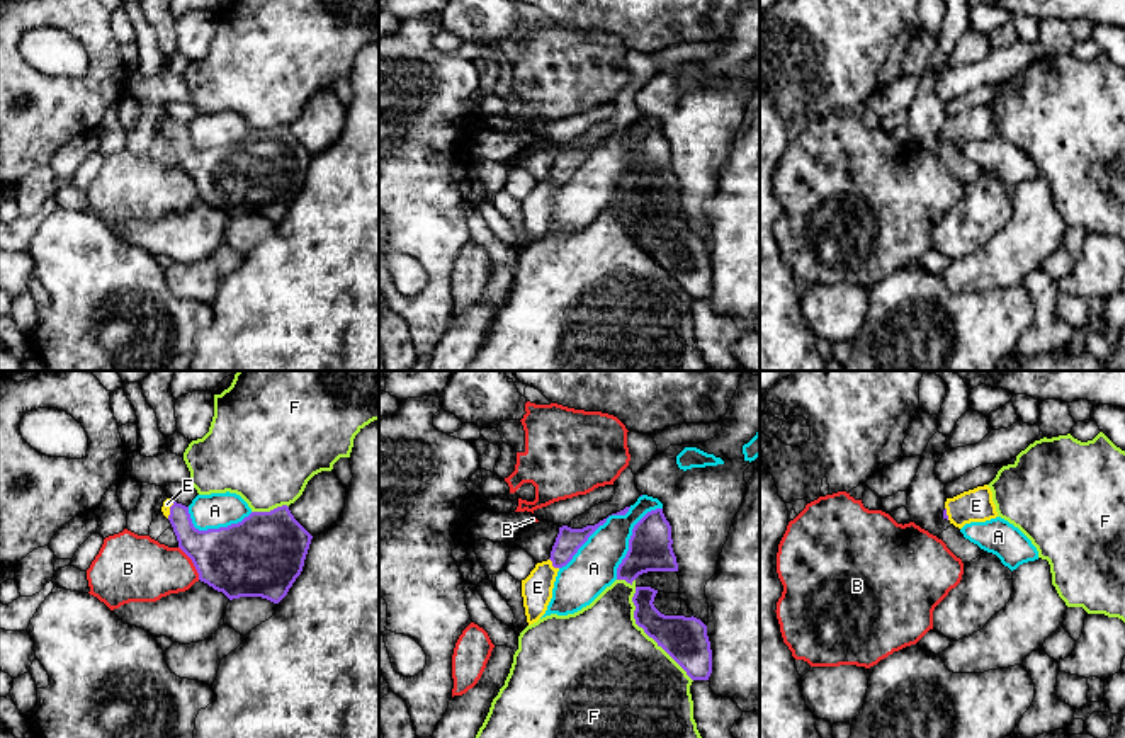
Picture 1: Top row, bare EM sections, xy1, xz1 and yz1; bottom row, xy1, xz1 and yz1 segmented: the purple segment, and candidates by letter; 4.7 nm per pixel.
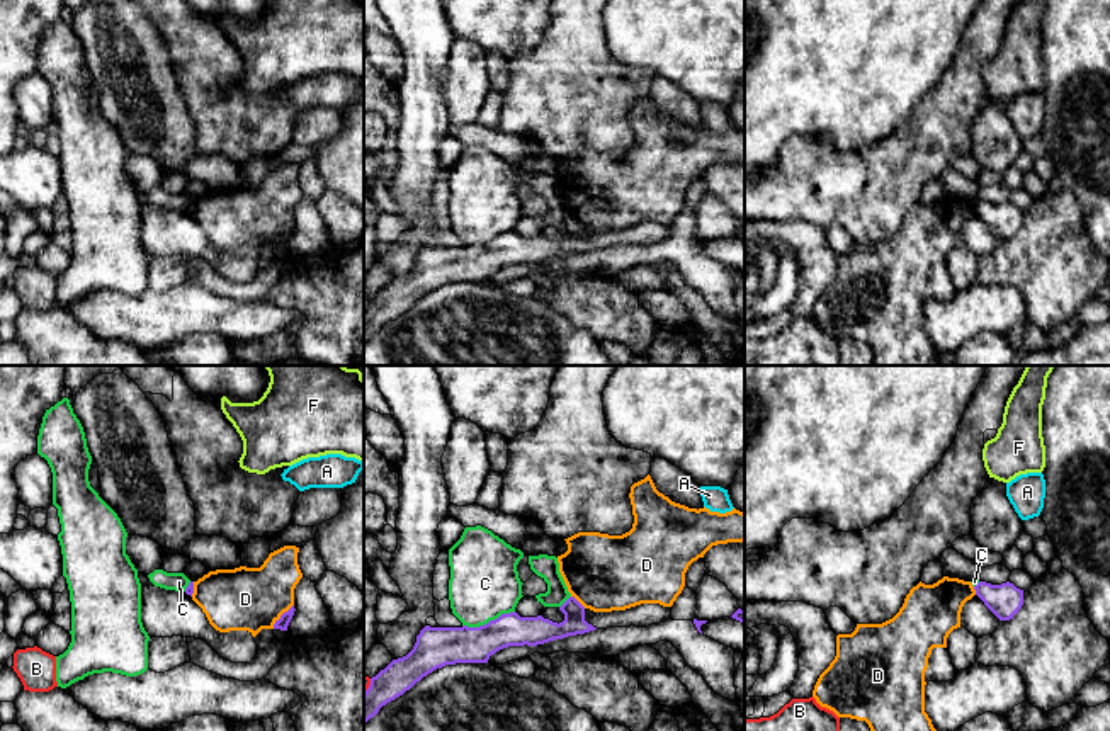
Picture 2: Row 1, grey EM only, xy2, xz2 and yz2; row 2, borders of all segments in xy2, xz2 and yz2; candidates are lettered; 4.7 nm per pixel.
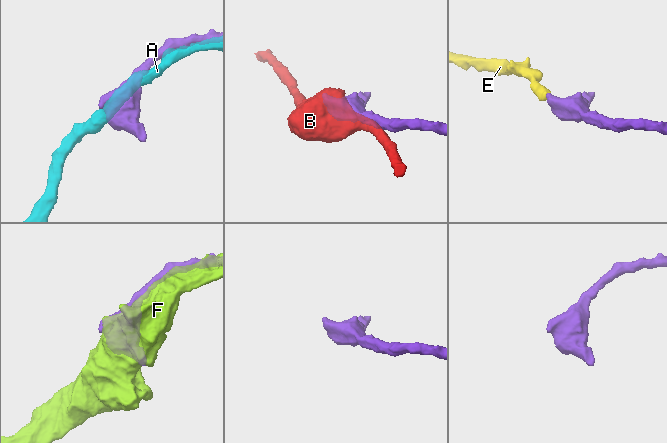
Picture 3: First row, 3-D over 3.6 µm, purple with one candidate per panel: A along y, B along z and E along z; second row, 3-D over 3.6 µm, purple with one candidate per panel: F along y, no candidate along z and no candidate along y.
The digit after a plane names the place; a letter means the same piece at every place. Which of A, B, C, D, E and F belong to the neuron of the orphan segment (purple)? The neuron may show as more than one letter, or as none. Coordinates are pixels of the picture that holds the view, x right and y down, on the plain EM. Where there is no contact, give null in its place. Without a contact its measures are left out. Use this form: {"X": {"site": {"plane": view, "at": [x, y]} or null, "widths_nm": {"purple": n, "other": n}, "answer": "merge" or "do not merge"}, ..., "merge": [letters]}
{"A": {"site": {"plane": "xz1", "at": [629, 158]}, "widths_nm": {"purple": 200, "other": 220}, "answer": "do not merge"}, "B": {"site": {"plane": "xy1", "at": [192, 181]}, "widths_nm": {"purple": 360, "other": 300}, "answer": "do not merge"}, "C": {"site": {"plane": "xz2", "at": [490, 240]}, "widths_nm": {"purple": 180, "other": 320}, "answer": "do not merge"}, "D": {"site": {"plane": "xy2", "at": [281, 235]}, "widths_nm": {"purple": 60, "other": 300}, "answer": "do not merge"}, "E": {"site": {"plane": "xz1", "at": [553, 184]}, "widths_nm": {"purple": 120, "other": 140}, "answer": "merge"}, "F": {"site": {"plane": "xz1", "at": [648, 254]}, "widths_nm": {"purple": 220, "other": 500}, "answer": "do not merge"}, "merge": ["E"]}

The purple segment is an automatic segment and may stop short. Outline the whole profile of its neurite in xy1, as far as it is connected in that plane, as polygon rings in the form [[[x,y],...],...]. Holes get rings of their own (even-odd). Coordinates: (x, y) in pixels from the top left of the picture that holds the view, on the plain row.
[[[170,117],[161,131],[199,199],[229,219],[262,216],[279,223],[301,194],[313,158],[287,124],[252,131],[238,143],[207,150],[195,148],[189,126]]]

